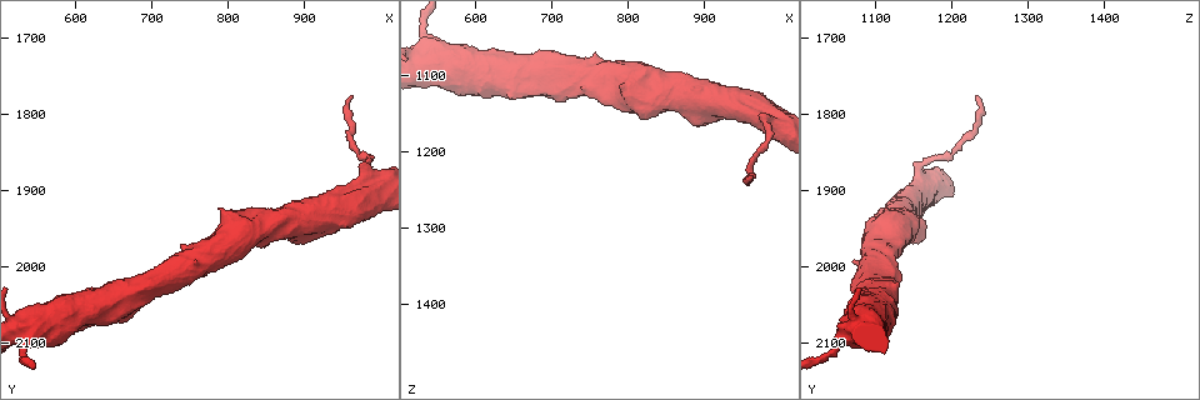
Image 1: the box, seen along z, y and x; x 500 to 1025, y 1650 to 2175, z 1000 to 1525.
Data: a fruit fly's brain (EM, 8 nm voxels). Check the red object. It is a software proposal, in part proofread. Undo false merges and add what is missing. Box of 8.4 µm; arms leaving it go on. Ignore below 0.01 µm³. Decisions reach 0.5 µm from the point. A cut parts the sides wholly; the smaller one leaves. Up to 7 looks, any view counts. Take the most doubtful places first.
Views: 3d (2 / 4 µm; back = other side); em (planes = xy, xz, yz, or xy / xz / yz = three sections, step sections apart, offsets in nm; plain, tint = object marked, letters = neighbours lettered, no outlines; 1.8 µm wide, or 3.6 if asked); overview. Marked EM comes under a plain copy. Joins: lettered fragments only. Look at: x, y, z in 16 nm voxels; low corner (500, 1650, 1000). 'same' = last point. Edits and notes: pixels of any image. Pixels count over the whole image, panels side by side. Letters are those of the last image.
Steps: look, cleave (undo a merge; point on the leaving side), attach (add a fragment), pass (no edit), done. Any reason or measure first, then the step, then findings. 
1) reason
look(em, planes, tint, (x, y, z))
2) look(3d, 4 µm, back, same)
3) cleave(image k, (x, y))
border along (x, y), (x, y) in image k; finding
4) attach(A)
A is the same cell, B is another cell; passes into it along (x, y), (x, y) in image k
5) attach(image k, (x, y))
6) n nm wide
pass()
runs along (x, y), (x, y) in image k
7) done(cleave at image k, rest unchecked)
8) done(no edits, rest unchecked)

branch stops here
look(em, 3.6 µm, xz, step 8, tint, (965, 1780, 1230))

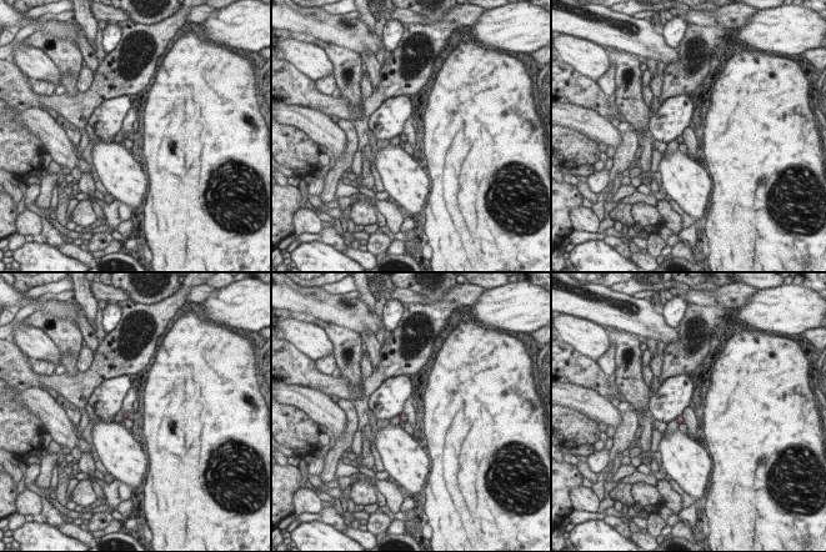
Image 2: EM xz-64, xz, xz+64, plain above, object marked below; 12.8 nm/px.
another direction
look(em, 3.6 µm, planes, tint, same)

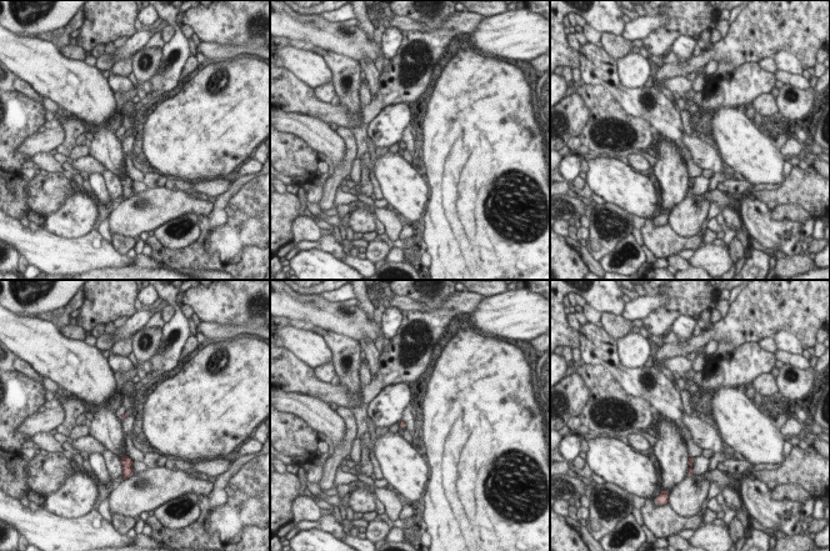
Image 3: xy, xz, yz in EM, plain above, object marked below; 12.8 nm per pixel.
look(em, 3.6 µm, planes, letters, same)

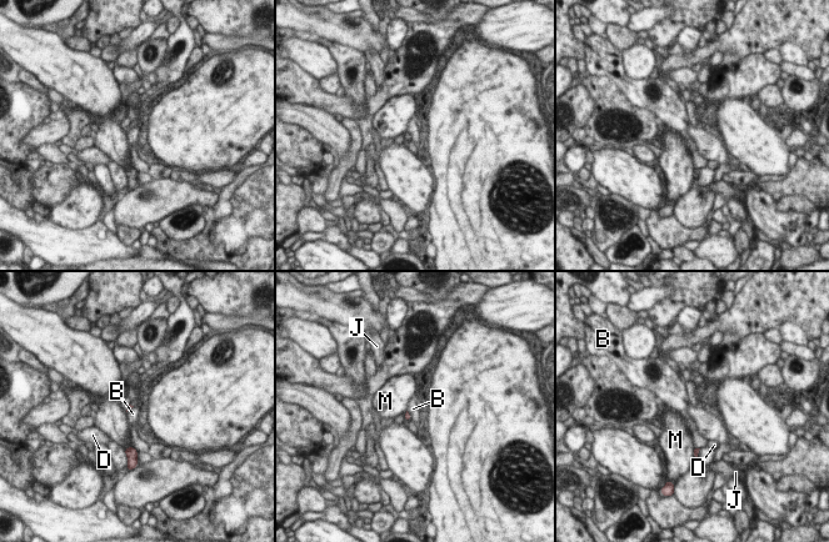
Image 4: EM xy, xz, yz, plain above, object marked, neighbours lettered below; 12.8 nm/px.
pass()
B, D, J and M are other cells; border along (406, 411), (411, 418) in image 4; none of them fits

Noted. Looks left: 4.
calibre changes
look(3d, 4 µm, (985, 1890, 1160))

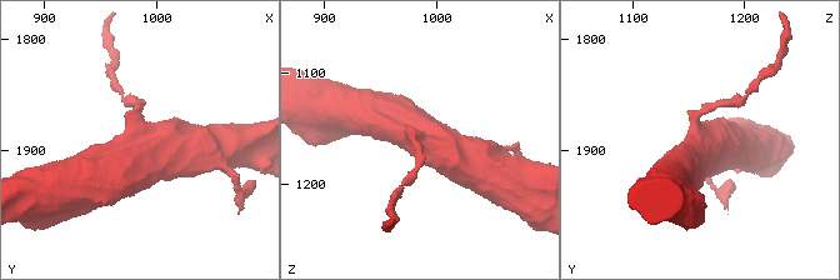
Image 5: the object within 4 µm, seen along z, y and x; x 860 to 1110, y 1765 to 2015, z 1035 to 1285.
3 arms
look(em, 3.6 µm, xz, step 16, tint, (982, 1890, 1162))

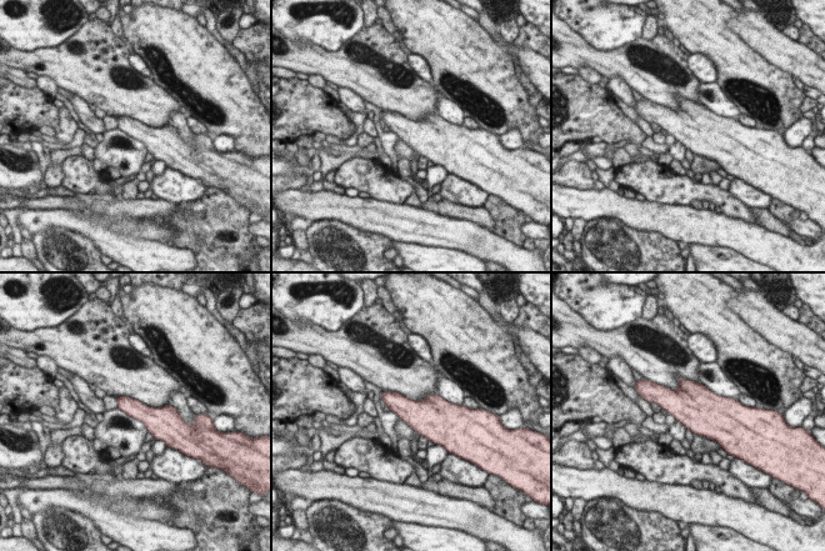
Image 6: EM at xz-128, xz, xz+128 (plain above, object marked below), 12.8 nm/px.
look(em, 3.6 µm, planes, letters, same)

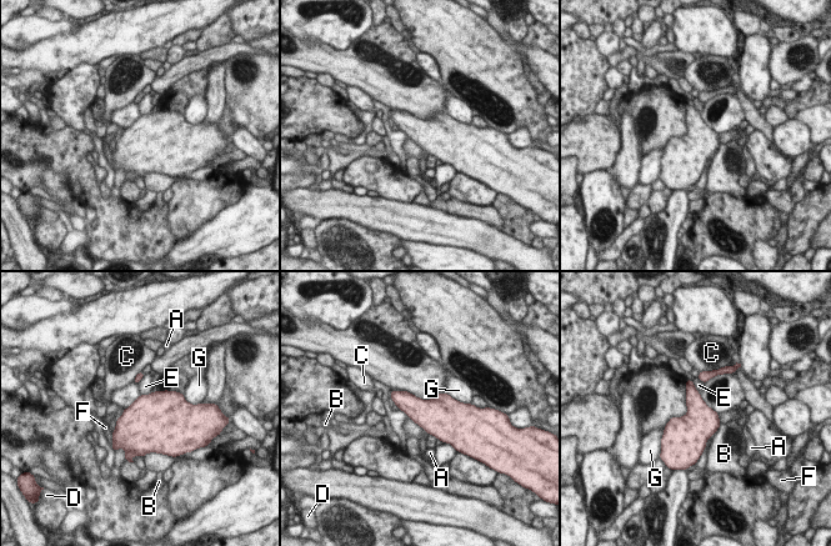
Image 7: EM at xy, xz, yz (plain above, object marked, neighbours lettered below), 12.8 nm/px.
pass()
A, B, C, D, E, F and G are other cells; border along (686, 379), (694, 382), (700, 395) in image 7; one cell here

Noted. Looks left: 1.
done(no edits, rest unchecked)

